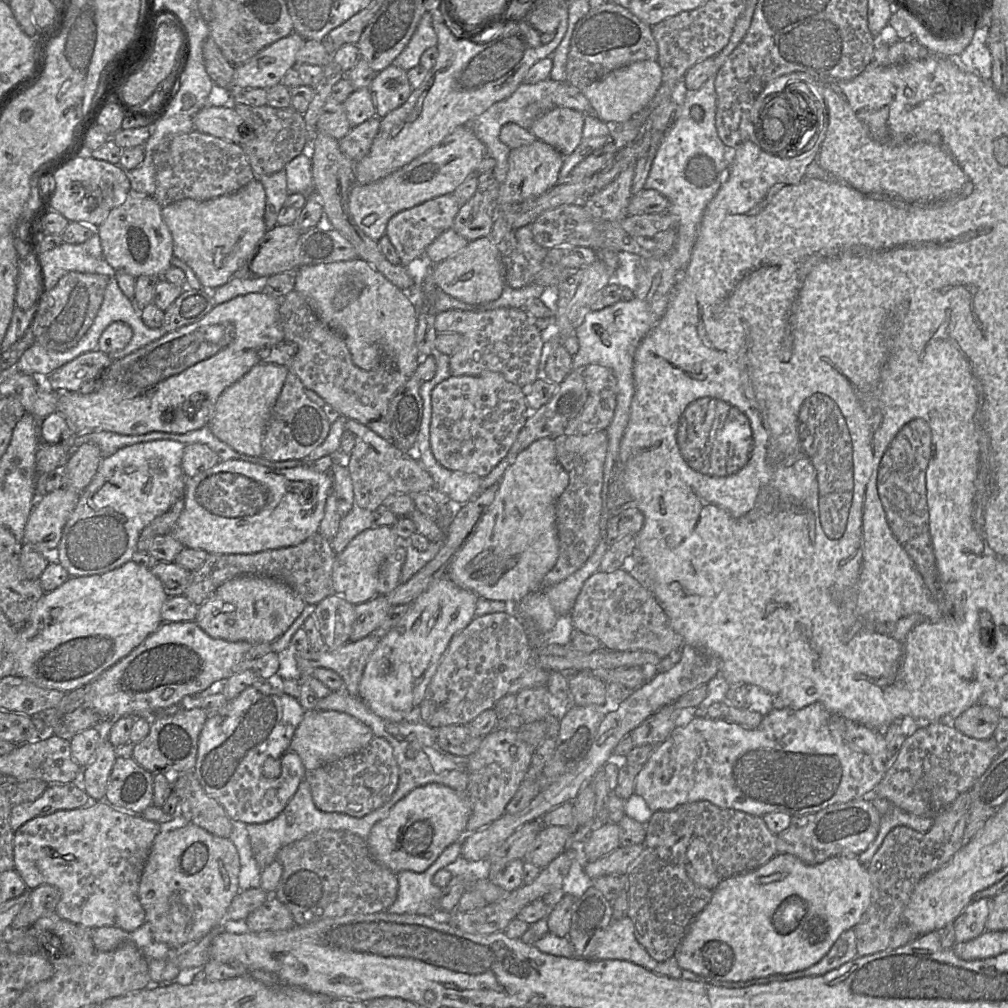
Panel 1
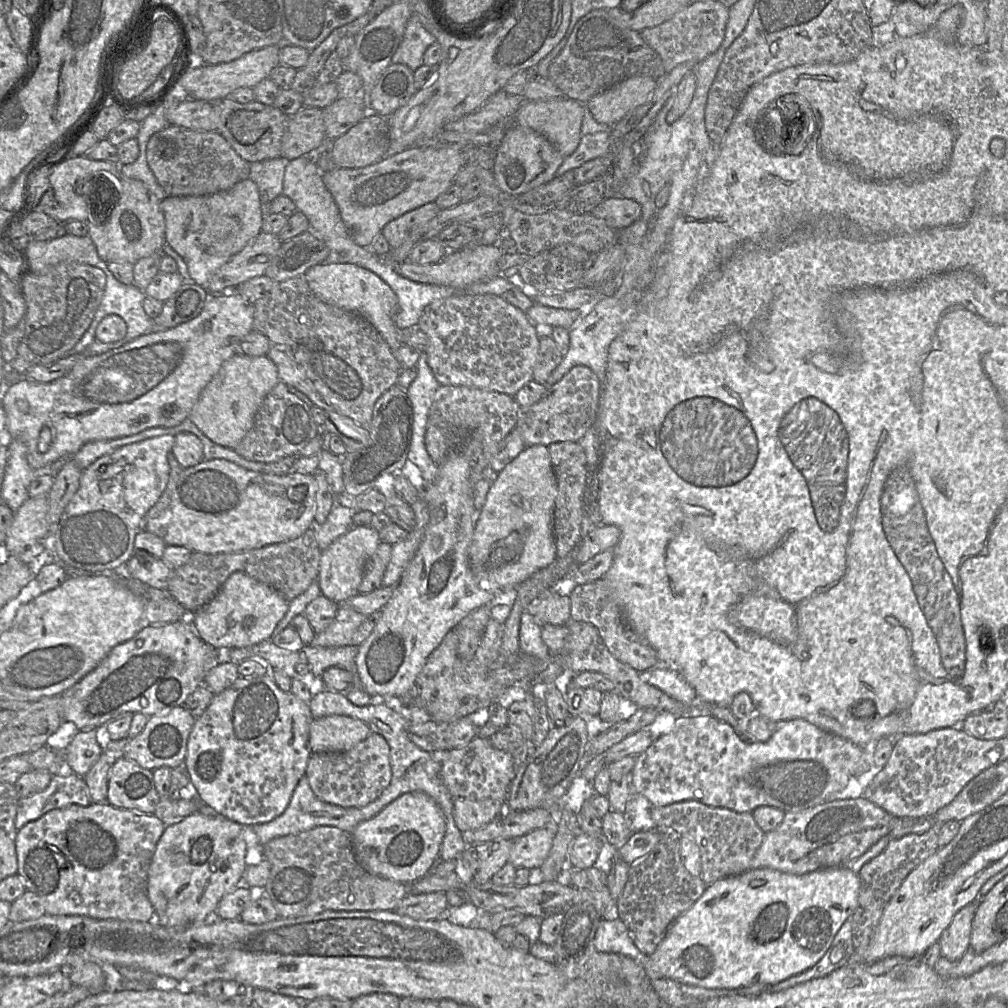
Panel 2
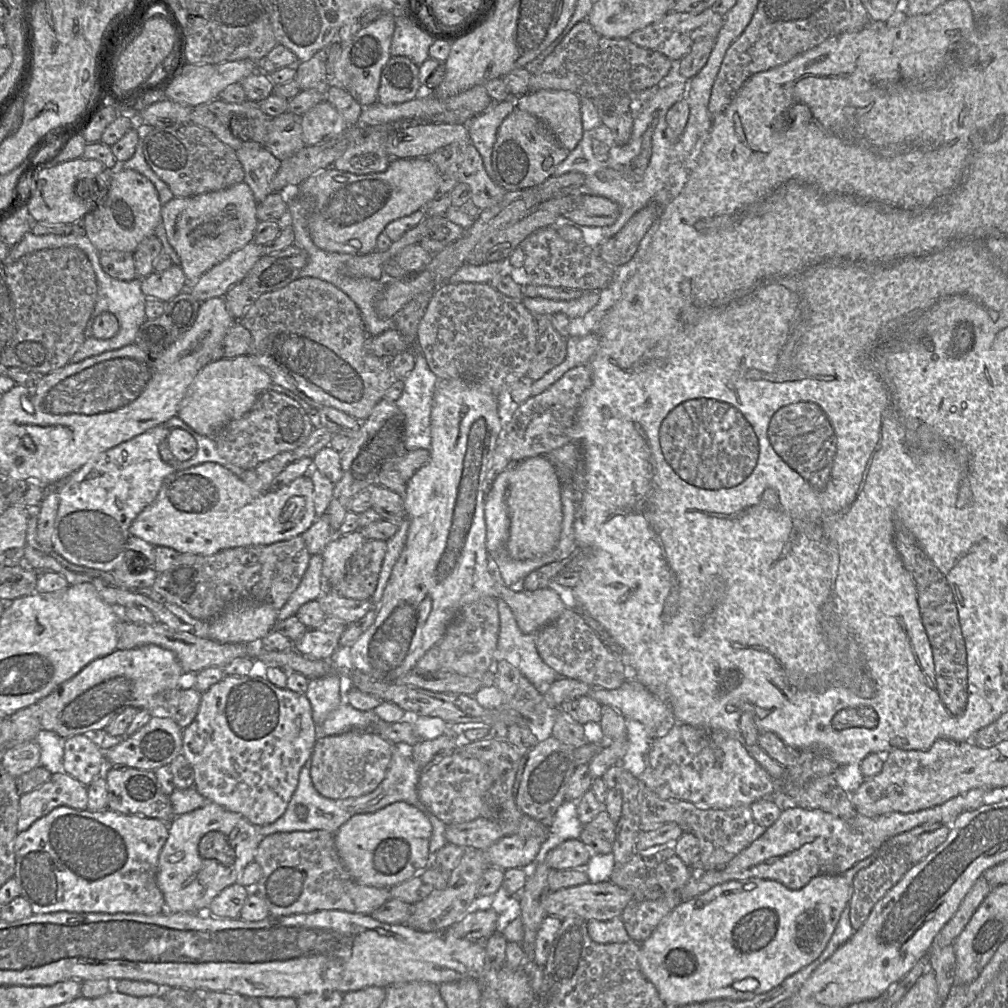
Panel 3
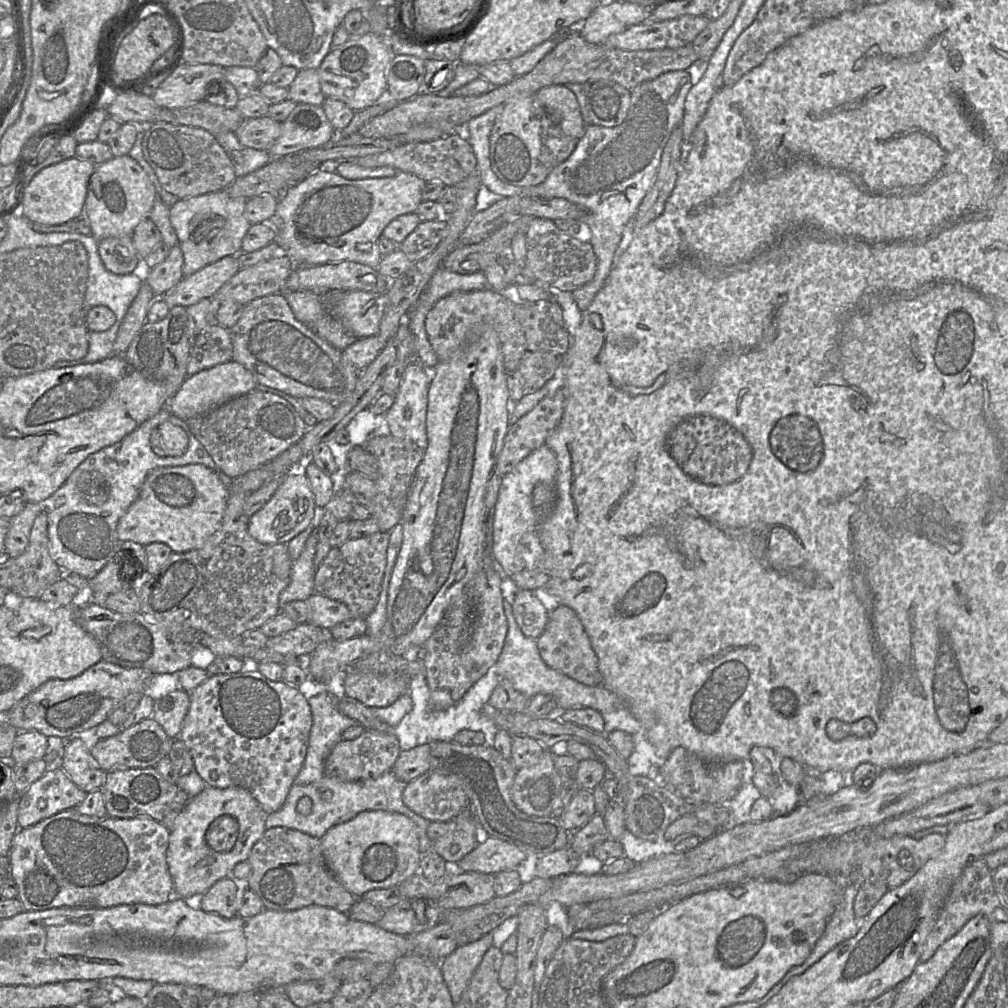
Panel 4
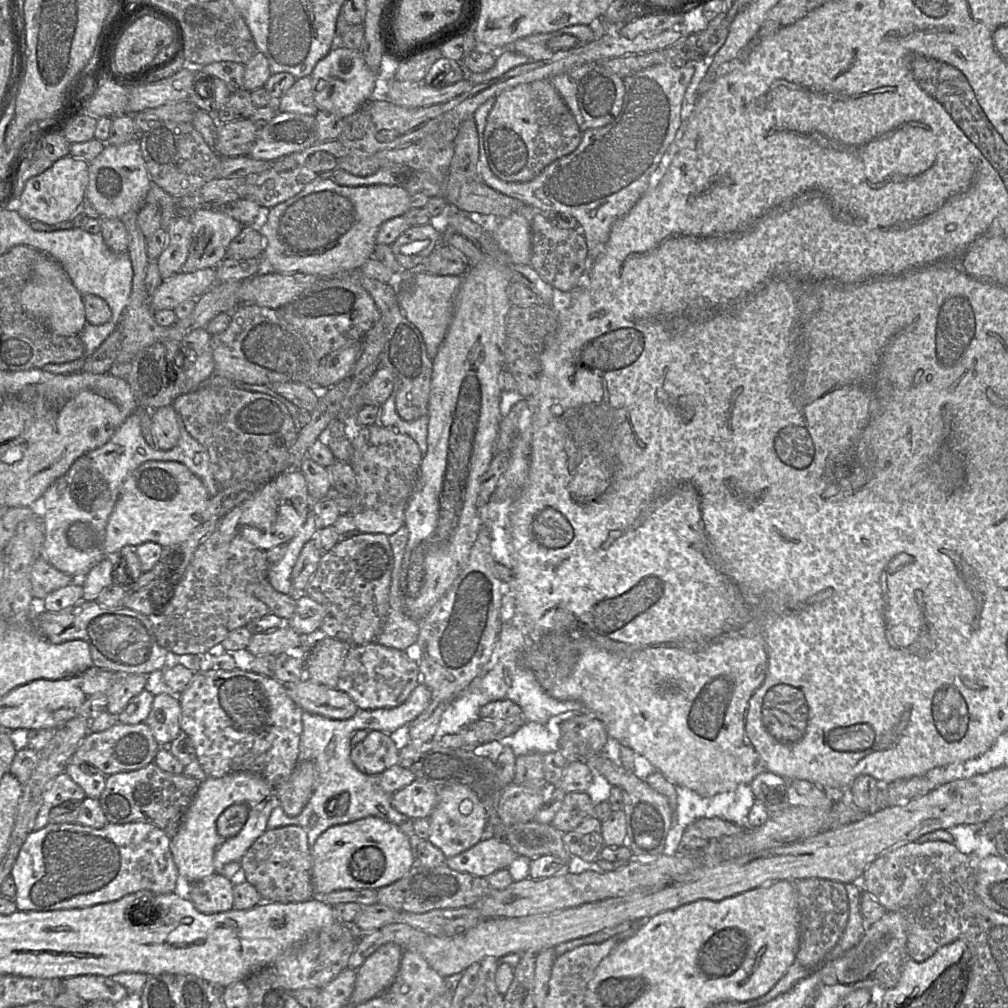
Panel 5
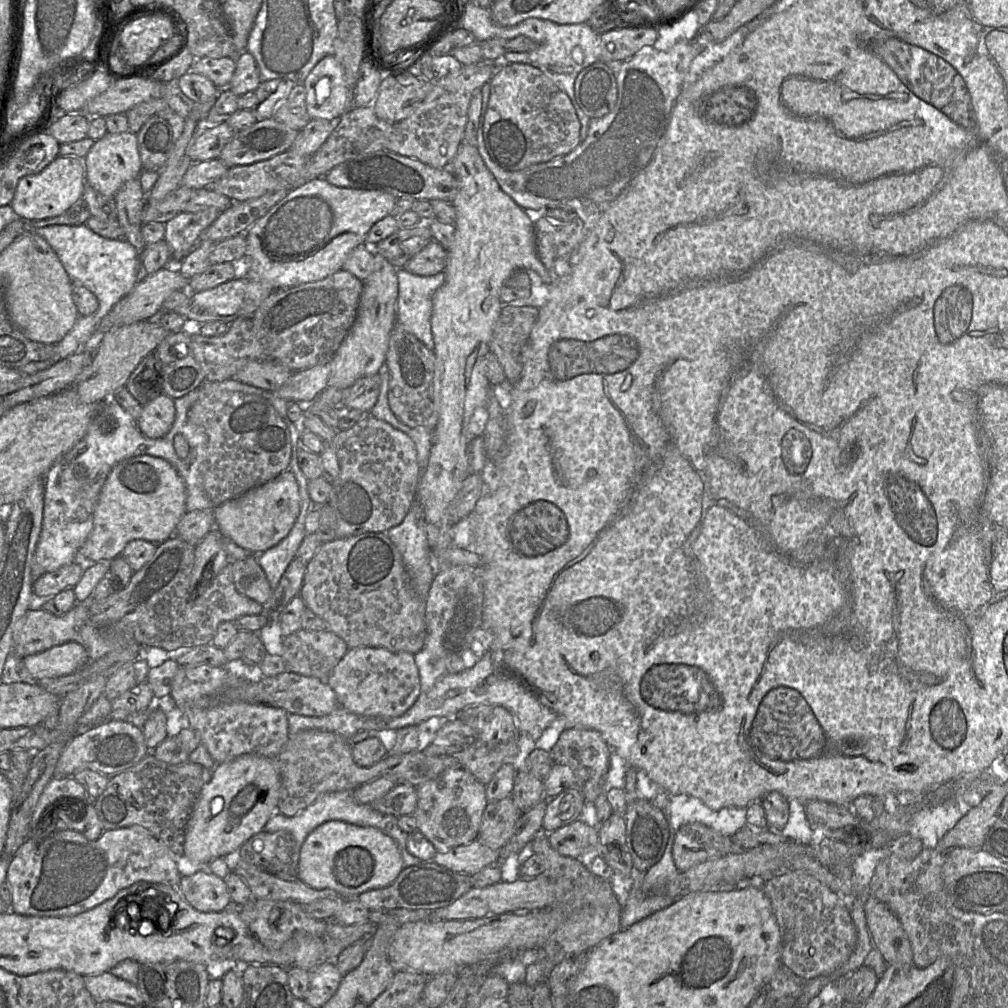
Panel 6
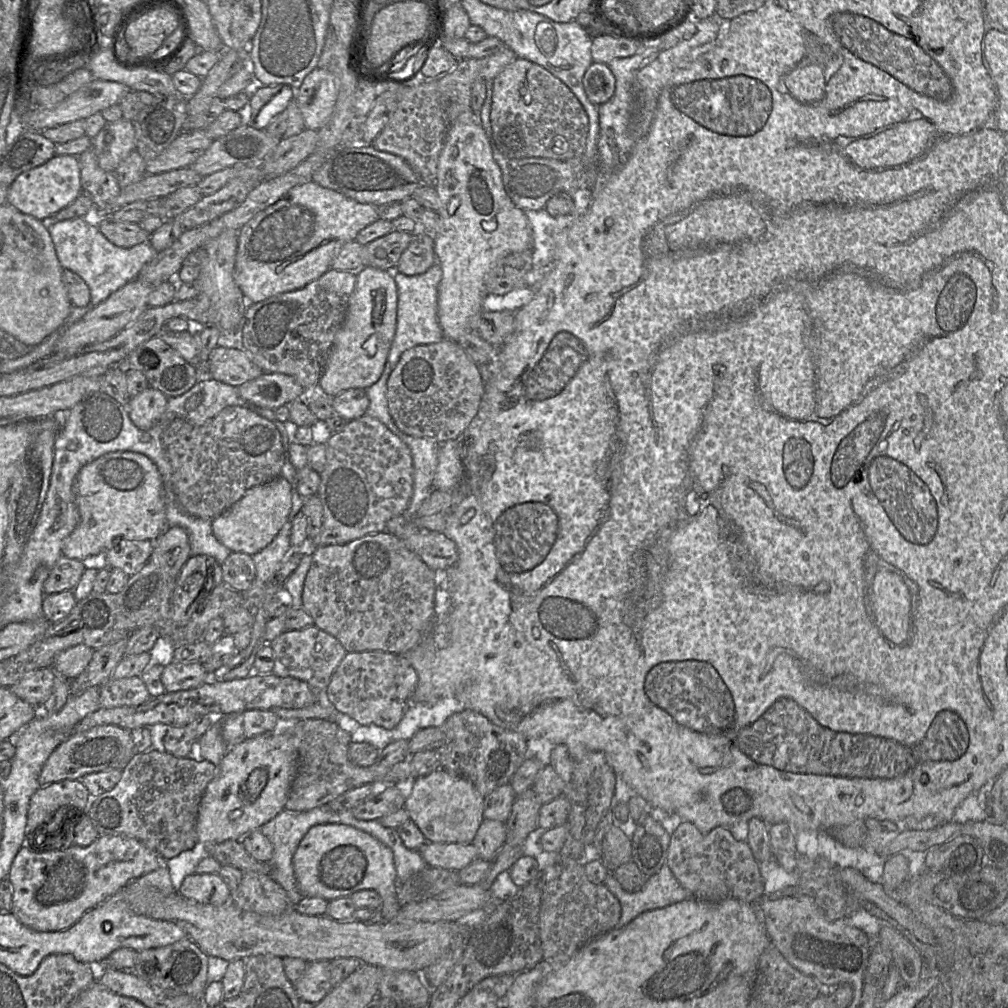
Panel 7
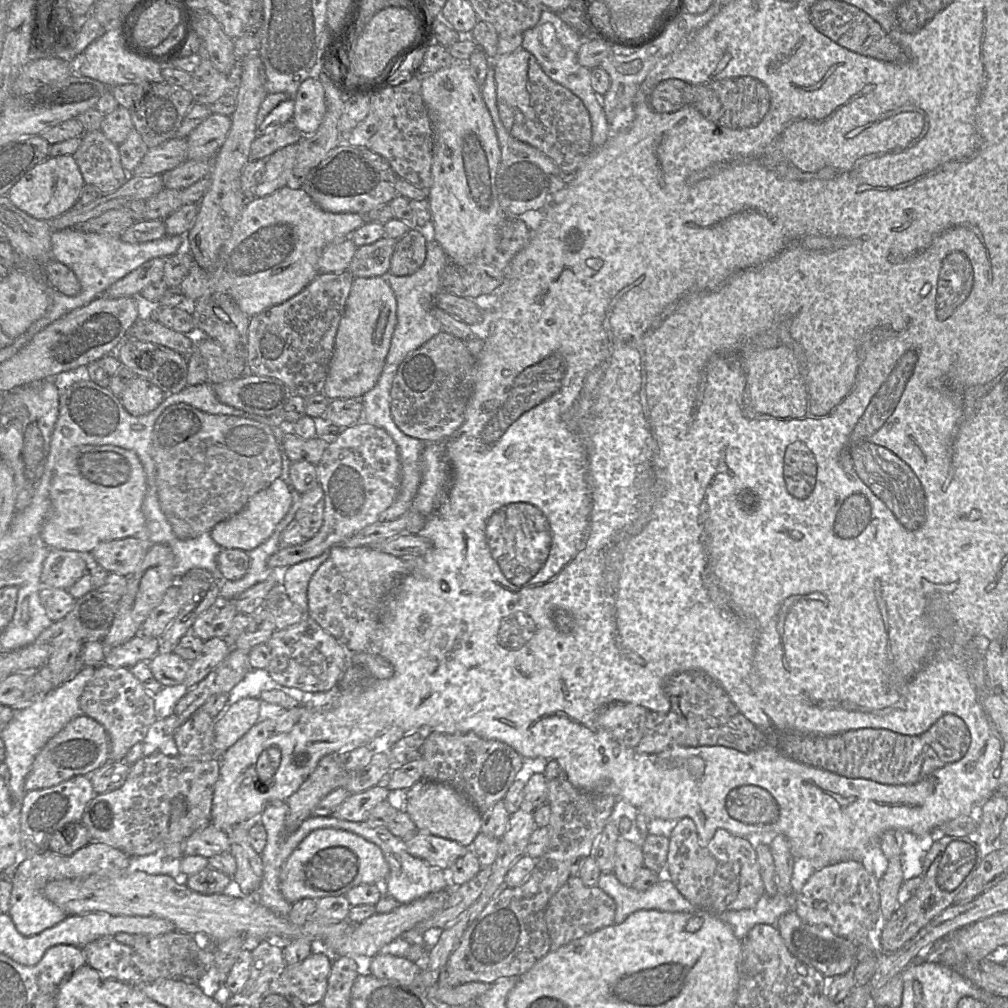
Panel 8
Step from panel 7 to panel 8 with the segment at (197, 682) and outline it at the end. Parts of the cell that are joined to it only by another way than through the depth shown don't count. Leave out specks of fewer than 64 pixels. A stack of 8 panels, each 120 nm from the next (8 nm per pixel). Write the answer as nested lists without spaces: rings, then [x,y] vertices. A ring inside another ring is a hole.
[[[173,651],[157,653],[148,662],[154,678],[162,686],[177,686],[184,683],[190,663],[183,660]]]

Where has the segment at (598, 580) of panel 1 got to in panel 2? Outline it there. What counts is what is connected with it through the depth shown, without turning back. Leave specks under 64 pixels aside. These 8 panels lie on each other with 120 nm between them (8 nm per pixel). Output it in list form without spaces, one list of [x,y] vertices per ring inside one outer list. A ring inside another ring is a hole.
[[[605,578],[577,585],[570,595],[570,600],[571,619],[586,622],[596,627],[604,644],[616,659],[640,673],[659,664],[656,651],[627,625],[623,611]]]

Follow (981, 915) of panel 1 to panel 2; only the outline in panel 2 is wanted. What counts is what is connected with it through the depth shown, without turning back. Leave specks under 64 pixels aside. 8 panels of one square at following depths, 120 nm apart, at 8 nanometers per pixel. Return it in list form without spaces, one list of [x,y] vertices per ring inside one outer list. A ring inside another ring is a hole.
[[[977,902],[962,908],[941,934],[938,943],[942,957],[951,961],[958,960],[970,949],[972,921],[976,909]]]

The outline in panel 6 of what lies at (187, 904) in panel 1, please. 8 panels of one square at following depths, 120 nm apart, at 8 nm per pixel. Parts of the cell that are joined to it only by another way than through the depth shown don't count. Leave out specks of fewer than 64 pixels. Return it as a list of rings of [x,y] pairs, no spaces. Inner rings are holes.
[[[244,754],[217,764],[210,781],[205,784],[195,801],[185,830],[183,855],[190,861],[206,866],[219,857],[231,858],[252,836],[263,831],[268,820],[277,813],[280,798],[281,777],[278,760],[257,754]]]

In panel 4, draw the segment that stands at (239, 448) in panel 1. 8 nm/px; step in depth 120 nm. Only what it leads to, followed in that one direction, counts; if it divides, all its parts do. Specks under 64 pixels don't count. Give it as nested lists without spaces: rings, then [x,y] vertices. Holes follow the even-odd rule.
[[[231,360],[186,377],[176,394],[169,399],[166,408],[176,417],[187,421],[190,418],[206,414],[235,397],[248,393],[256,386],[257,382],[252,373],[240,363]]]

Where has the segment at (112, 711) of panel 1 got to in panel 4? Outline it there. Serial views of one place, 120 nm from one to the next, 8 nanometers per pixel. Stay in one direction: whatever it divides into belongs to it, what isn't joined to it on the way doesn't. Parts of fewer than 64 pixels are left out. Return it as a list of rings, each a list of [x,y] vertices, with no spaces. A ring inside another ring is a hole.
[[[100,660],[76,677],[48,680],[17,702],[7,714],[18,731],[37,731],[46,737],[69,740],[105,721],[129,694],[143,693],[153,675],[144,668],[125,668]]]

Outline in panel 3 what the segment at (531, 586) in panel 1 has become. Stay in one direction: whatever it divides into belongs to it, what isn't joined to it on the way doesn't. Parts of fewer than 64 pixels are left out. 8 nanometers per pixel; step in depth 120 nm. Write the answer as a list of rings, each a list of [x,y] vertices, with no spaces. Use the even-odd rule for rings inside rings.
[[[540,455],[512,463],[506,503],[510,518],[507,551],[513,559],[532,559],[552,551],[561,535],[562,504],[557,470]]]

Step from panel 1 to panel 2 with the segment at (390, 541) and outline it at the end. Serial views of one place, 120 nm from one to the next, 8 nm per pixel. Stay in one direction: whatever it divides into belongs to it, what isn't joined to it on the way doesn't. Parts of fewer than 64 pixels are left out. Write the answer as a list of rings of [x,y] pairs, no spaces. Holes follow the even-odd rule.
[[[358,526],[353,527],[324,549],[320,558],[318,575],[321,595],[336,603],[345,603],[351,597],[358,595],[366,562],[380,542],[379,532],[376,529]]]

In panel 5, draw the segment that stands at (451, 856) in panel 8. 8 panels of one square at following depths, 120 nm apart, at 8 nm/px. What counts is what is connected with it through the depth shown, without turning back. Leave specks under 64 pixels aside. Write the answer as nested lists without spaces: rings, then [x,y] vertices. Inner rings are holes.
[[[494,836],[480,840],[456,856],[446,858],[445,865],[458,872],[486,878],[497,870],[507,869],[517,856],[505,840]]]

